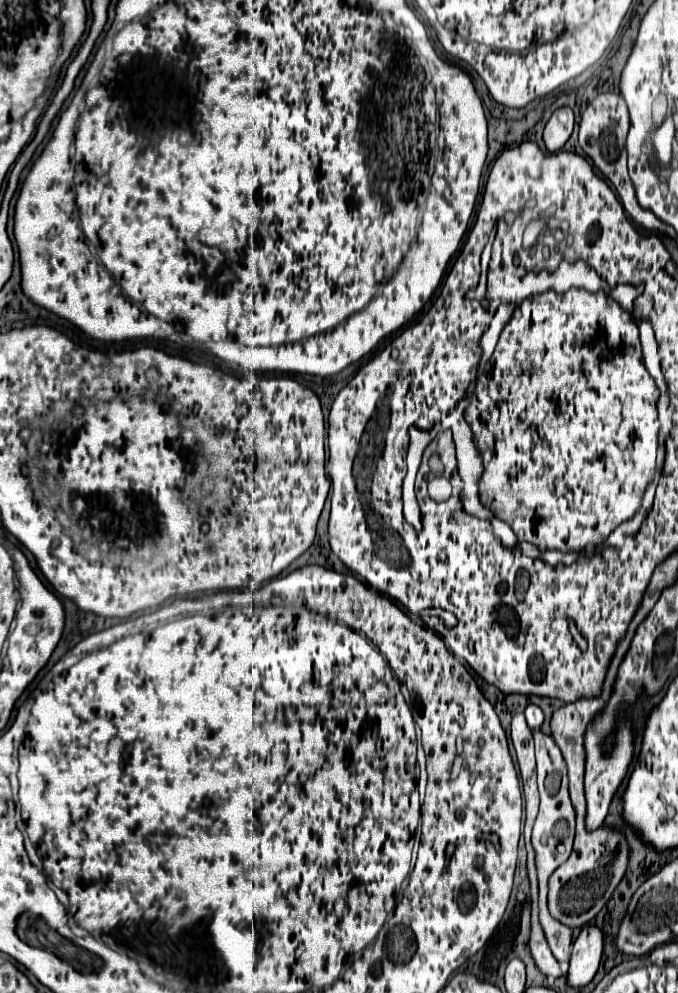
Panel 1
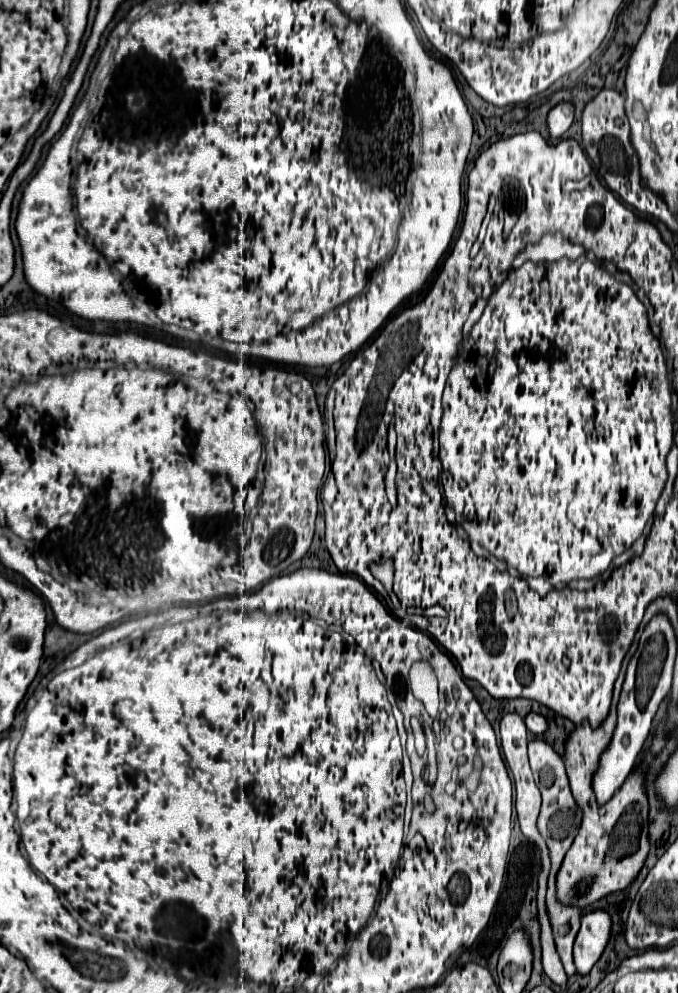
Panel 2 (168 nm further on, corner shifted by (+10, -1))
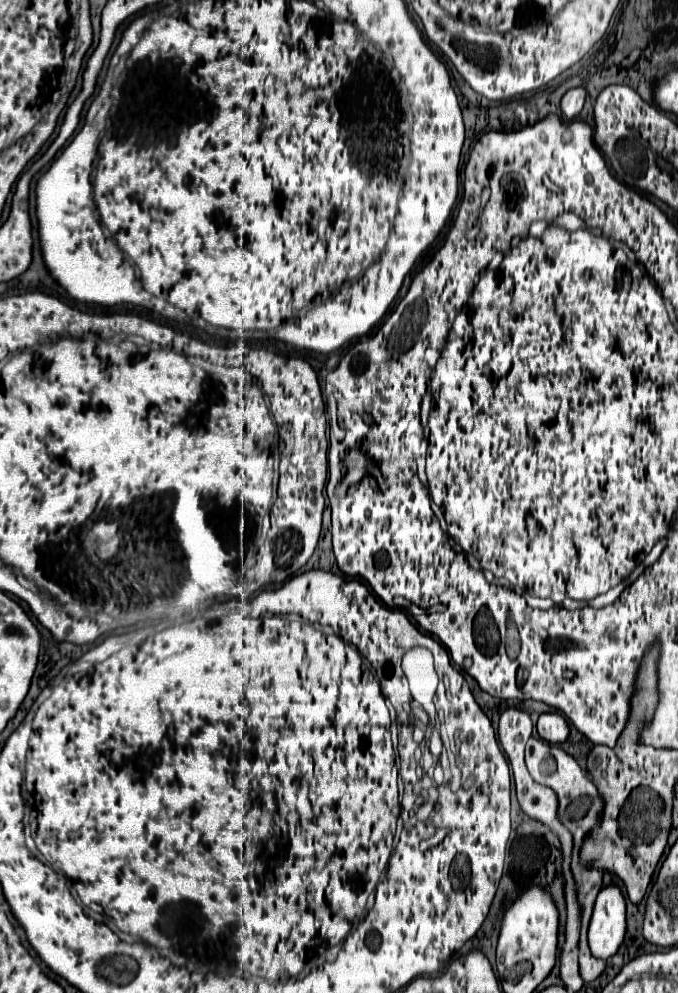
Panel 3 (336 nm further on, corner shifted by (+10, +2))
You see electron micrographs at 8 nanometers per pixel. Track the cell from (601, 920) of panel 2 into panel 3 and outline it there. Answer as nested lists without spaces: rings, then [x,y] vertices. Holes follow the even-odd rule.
[[[616,886],[600,890],[590,926],[588,926],[588,946],[592,956],[606,960],[616,954],[626,932],[626,902]]]

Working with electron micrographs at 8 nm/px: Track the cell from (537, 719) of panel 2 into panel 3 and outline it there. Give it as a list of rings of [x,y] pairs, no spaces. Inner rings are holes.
[[[542,714],[536,722],[538,736],[550,744],[560,744],[568,738],[568,724],[560,714]]]

